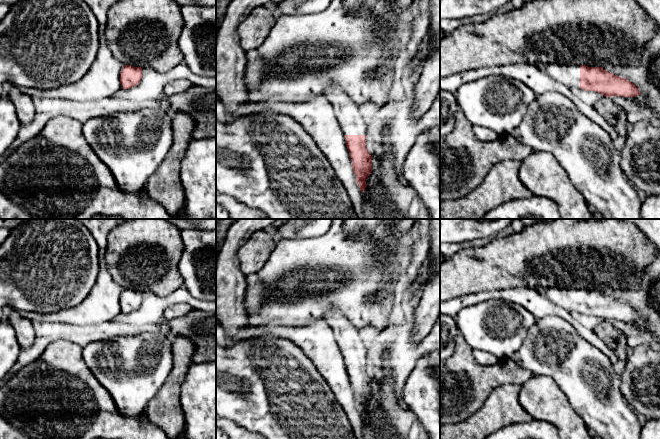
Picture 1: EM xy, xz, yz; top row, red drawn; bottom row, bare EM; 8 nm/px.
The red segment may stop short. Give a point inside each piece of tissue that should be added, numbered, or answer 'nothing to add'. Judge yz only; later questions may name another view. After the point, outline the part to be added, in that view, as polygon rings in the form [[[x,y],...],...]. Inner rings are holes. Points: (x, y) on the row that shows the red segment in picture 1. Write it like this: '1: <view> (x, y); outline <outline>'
1: yz (569, 75); outline [[[538,64],[549,77],[569,88],[580,88],[580,65]]]

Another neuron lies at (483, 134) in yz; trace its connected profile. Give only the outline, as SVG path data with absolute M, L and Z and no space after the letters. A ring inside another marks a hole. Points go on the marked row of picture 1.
M473 125L473 132L476 138L482 142L492 142L499 136L496 132L480 125Z

